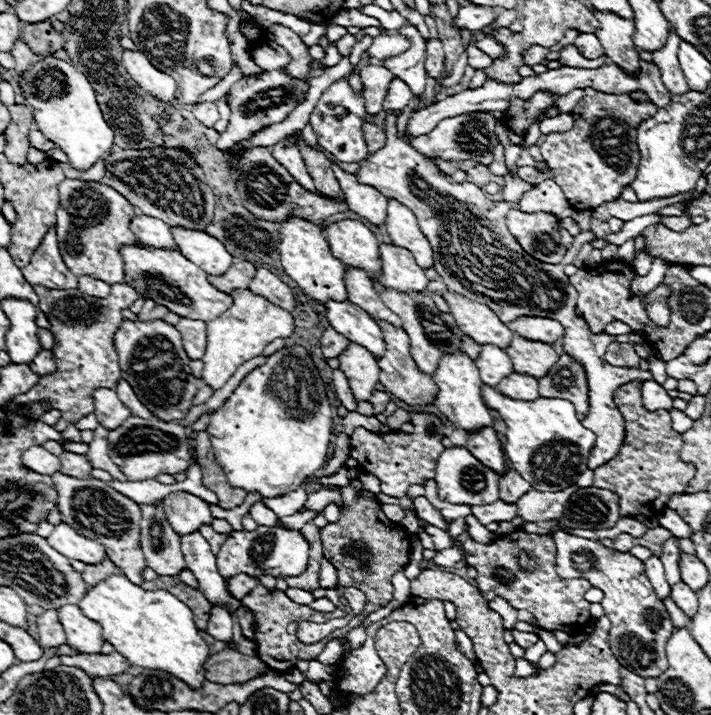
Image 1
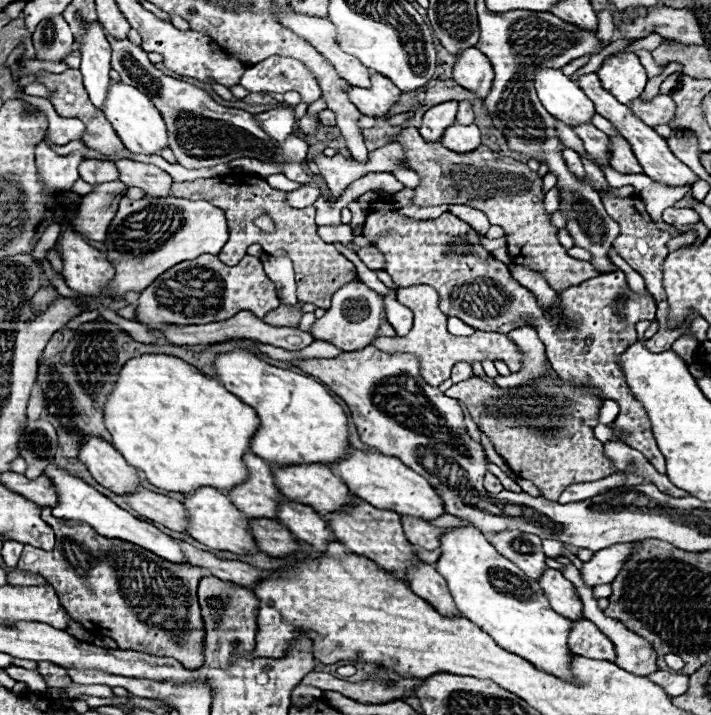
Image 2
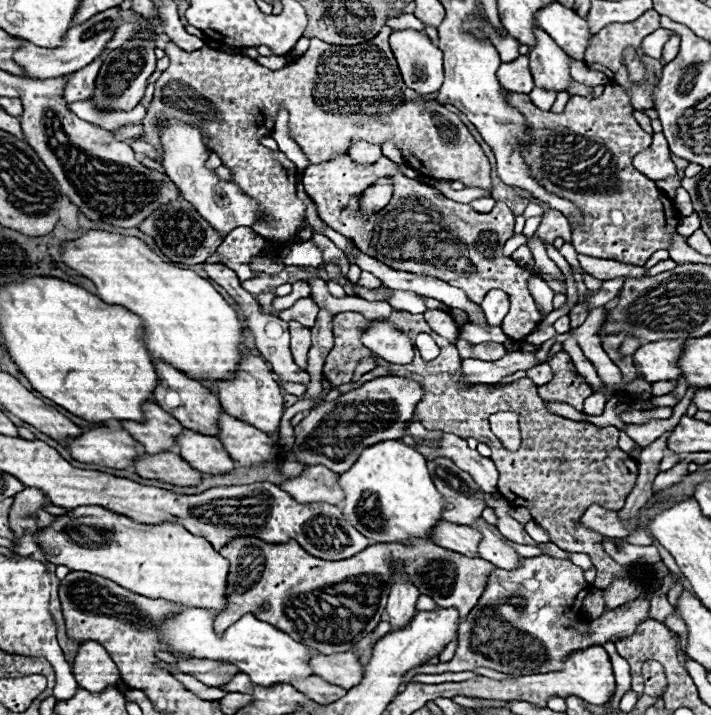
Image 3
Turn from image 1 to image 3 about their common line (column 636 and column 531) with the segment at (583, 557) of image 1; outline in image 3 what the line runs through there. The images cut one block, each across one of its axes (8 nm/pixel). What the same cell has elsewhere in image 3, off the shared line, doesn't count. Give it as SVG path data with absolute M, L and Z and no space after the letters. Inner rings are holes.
M538 556L524 558L518 570L496 568L488 578L484 596L458 628L458 650L454 658L446 664L427 662L418 666L403 676L403 682L408 682L416 674L466 672L480 666L516 676L558 672L572 652L624 640L636 632L640 622L650 618L650 602L638 598L630 602L628 608L618 606L612 614L602 614L598 620L590 620L582 610L582 600L588 592L590 584L584 580L584 570L570 560ZM578 622L590 624L590 636L584 636L574 628Z

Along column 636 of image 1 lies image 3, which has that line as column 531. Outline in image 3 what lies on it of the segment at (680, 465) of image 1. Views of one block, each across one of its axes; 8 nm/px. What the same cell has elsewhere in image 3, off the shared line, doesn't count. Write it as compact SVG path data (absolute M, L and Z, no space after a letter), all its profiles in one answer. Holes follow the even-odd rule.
M394 310L392 316L388 318L388 322L394 322L396 326L404 328L410 338L416 338L418 334L426 332L440 346L438 358L434 358L430 362L418 358L418 360L412 360L408 366L396 366L396 364L390 364L390 362L378 358L378 366L390 368L392 374L404 376L404 378L416 378L416 382L422 382L426 392L422 396L422 402L416 406L414 414L420 416L420 422L424 424L424 428L450 432L450 434L456 434L460 438L474 436L478 442L488 444L492 448L492 460L494 460L496 470L498 470L498 492L504 498L508 498L514 506L528 508L532 512L532 518L550 534L550 538L552 538L552 542L556 542L556 546L560 546L562 550L568 550L568 552L584 552L584 554L588 554L592 558L592 564L598 568L598 576L594 580L594 586L598 590L606 590L614 582L614 578L634 578L634 580L642 582L644 588L648 588L654 582L652 570L648 570L648 568L644 568L640 564L618 564L618 562L614 562L604 551L602 545L603 541L609 538L580 524L580 518L582 518L584 510L588 506L592 506L592 504L604 506L608 510L622 510L628 494L636 486L636 476L638 476L636 462L628 454L622 456L622 450L618 448L620 430L614 428L614 426L598 428L598 426L588 424L588 422L574 422L574 420L558 418L558 416L550 414L546 410L546 402L536 392L536 384L532 380L528 380L528 378L520 378L520 380L516 380L516 382L512 382L512 384L508 384L504 388L498 388L498 390L488 390L488 386L464 386L464 384L458 382L458 378L460 378L460 362L462 360L458 356L456 346L450 344L448 340L440 338L426 324L422 314L410 314L406 310ZM502 410L518 412L518 422L520 422L520 432L522 432L522 446L520 446L520 450L516 454L504 450L504 446L500 444L498 438L494 438L494 434L490 432L490 426L488 426L488 418L492 414L496 414L496 412L502 412Z

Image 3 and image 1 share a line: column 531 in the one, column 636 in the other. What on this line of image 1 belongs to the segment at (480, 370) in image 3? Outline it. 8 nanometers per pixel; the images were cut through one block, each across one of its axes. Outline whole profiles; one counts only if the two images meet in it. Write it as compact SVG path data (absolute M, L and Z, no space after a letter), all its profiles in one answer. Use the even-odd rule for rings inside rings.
M612 342L604 354L604 360L612 366L622 366L622 368L632 368L632 366L640 366L640 358L634 352L632 344L620 344L620 342Z

